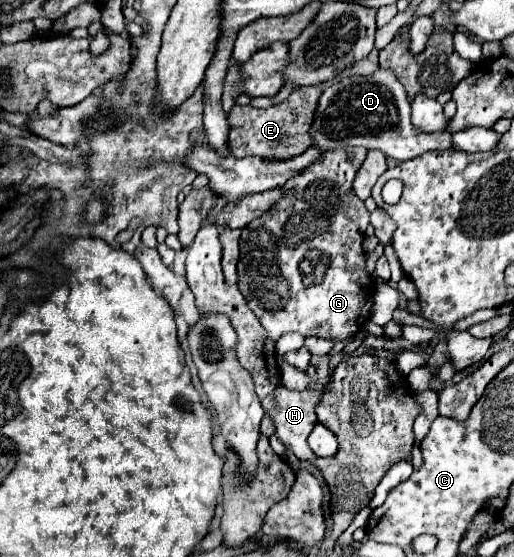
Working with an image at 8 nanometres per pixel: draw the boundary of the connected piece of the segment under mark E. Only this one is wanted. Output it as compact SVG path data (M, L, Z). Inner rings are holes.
M325 83L313 87L299 87L281 105L269 109L255 109L251 105L245 107L233 105L233 109L227 115L229 123L227 147L231 155L235 157L261 155L267 159L287 159L309 149L311 141L307 141L307 129L311 127L311 115L315 115L319 93L323 93L325 87L327 87ZM229 119L241 119L241 121L229 121Z

